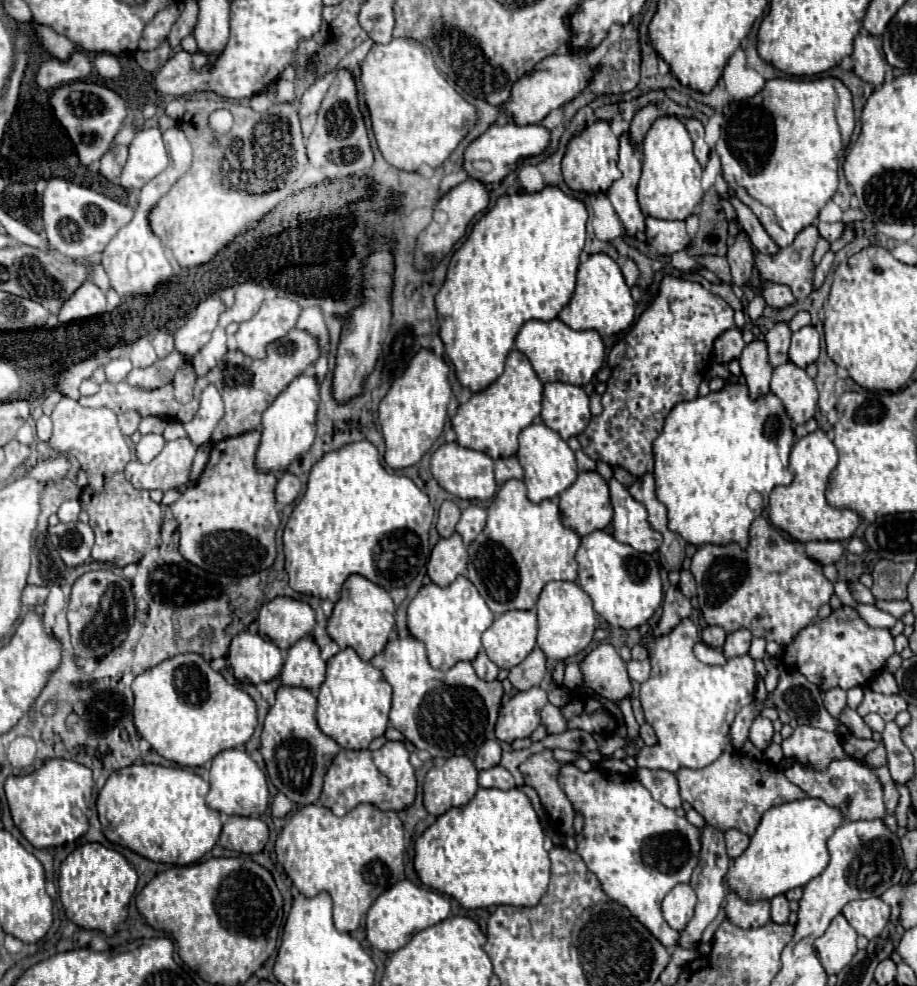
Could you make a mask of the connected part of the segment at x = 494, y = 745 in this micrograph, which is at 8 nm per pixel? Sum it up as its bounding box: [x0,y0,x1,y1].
[474,740,502,770]

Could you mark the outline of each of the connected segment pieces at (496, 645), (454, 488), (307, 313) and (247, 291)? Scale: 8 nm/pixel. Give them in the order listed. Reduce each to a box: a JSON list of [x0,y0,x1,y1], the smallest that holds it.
[[482,610,536,670],[432,442,496,500],[296,308,328,348],[220,282,264,328]]

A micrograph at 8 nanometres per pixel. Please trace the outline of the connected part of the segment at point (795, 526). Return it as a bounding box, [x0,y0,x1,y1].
[768,430,860,542]

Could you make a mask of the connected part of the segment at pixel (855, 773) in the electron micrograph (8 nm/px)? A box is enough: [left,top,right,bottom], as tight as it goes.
[784,758,898,832]

